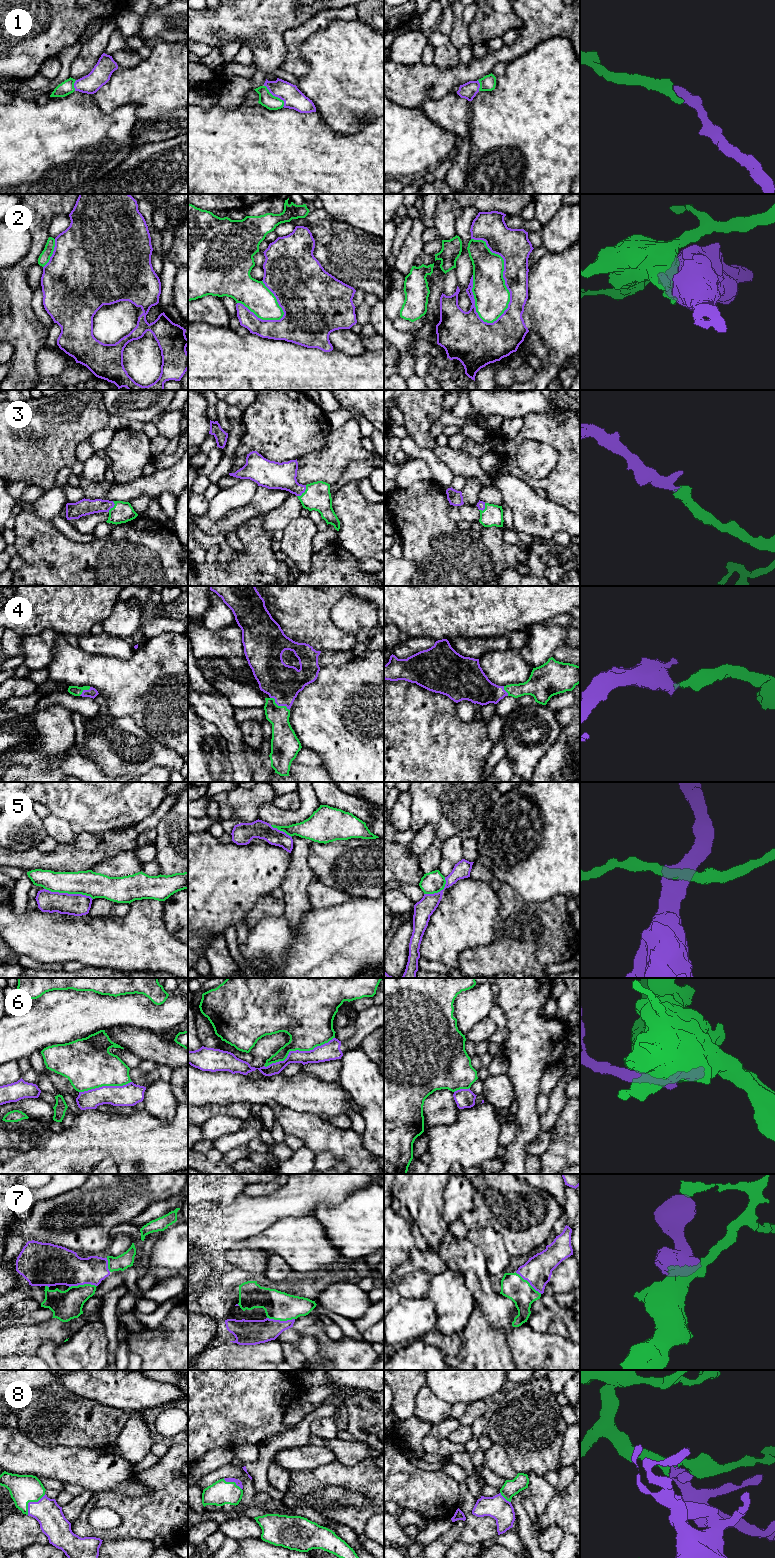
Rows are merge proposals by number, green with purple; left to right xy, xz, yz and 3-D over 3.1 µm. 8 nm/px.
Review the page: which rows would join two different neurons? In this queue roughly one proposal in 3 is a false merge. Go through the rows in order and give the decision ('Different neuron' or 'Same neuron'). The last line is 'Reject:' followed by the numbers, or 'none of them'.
1: Same neuron
2: Different neuron
3: Same neuron
4: Same neuron
5: Different neuron
6: Different neuron
7: Same neuron
8: Same neuron
Reject: 2, 5, 6

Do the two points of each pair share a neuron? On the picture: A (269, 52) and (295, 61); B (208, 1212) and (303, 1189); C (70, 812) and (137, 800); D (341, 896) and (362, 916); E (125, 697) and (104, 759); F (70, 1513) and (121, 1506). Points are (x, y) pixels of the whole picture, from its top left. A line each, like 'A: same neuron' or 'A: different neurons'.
A: different neurons
B: same neuron
C: same neuron
D: different neurons
E: different neurons
F: different neurons

